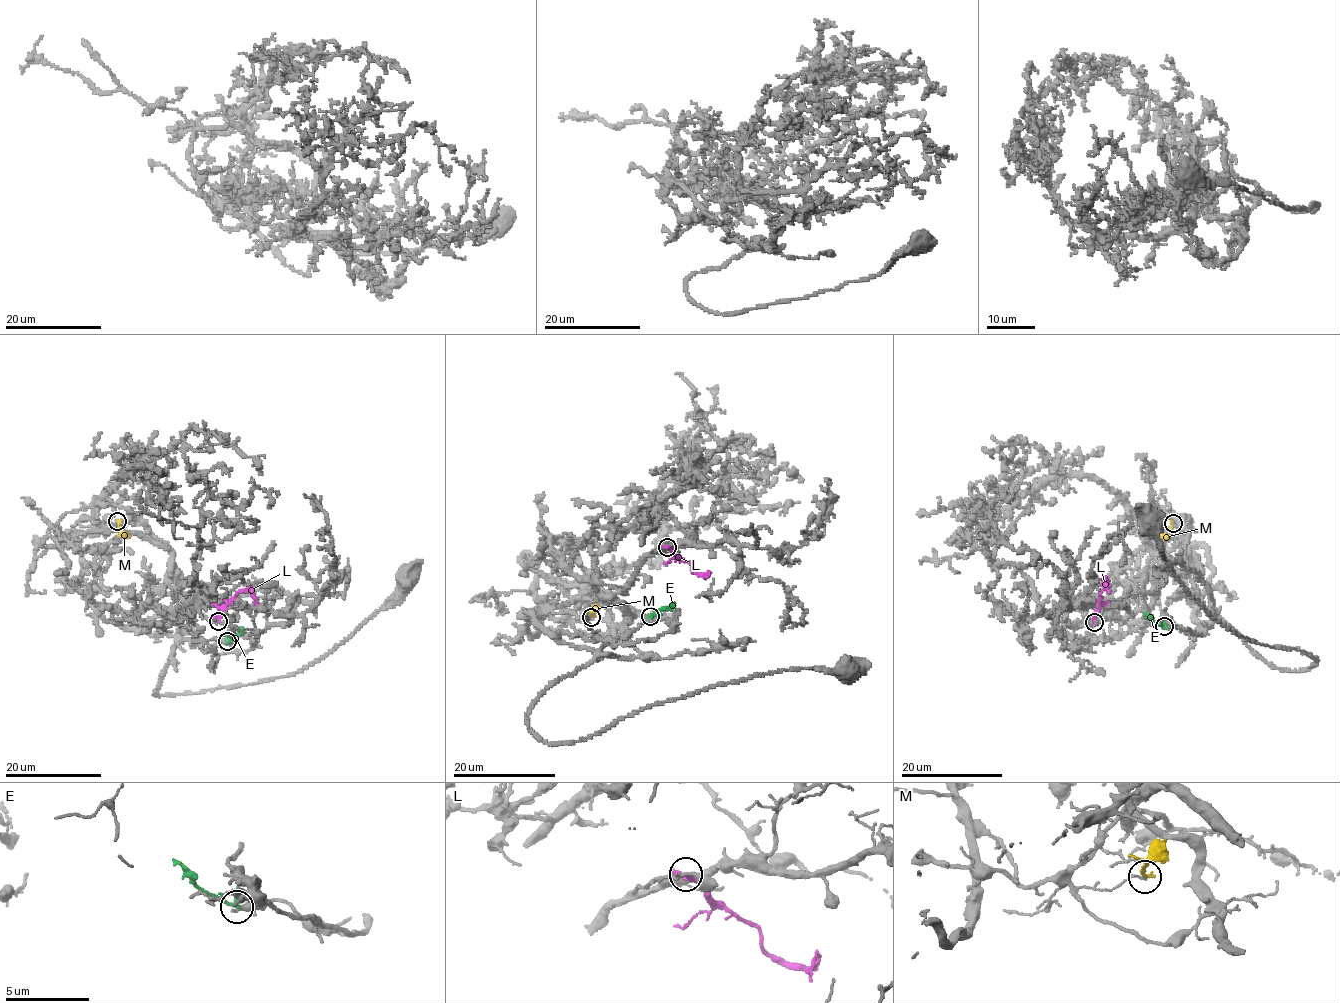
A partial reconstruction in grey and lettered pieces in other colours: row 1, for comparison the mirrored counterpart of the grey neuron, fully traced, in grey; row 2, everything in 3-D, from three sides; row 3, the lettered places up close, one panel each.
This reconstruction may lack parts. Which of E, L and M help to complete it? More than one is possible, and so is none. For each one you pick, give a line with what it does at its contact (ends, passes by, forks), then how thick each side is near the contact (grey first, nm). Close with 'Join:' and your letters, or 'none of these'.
Join: none of these

